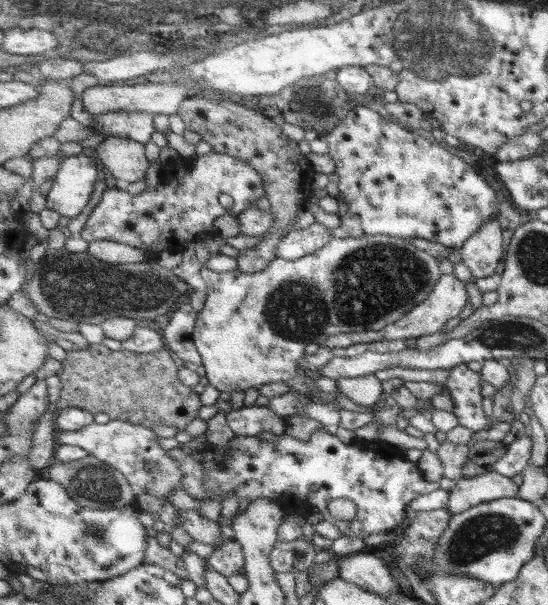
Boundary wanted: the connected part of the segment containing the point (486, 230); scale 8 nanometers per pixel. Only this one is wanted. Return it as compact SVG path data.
M494 218L460 250L465 263L476 278L491 278L503 270L506 248L504 230Z

